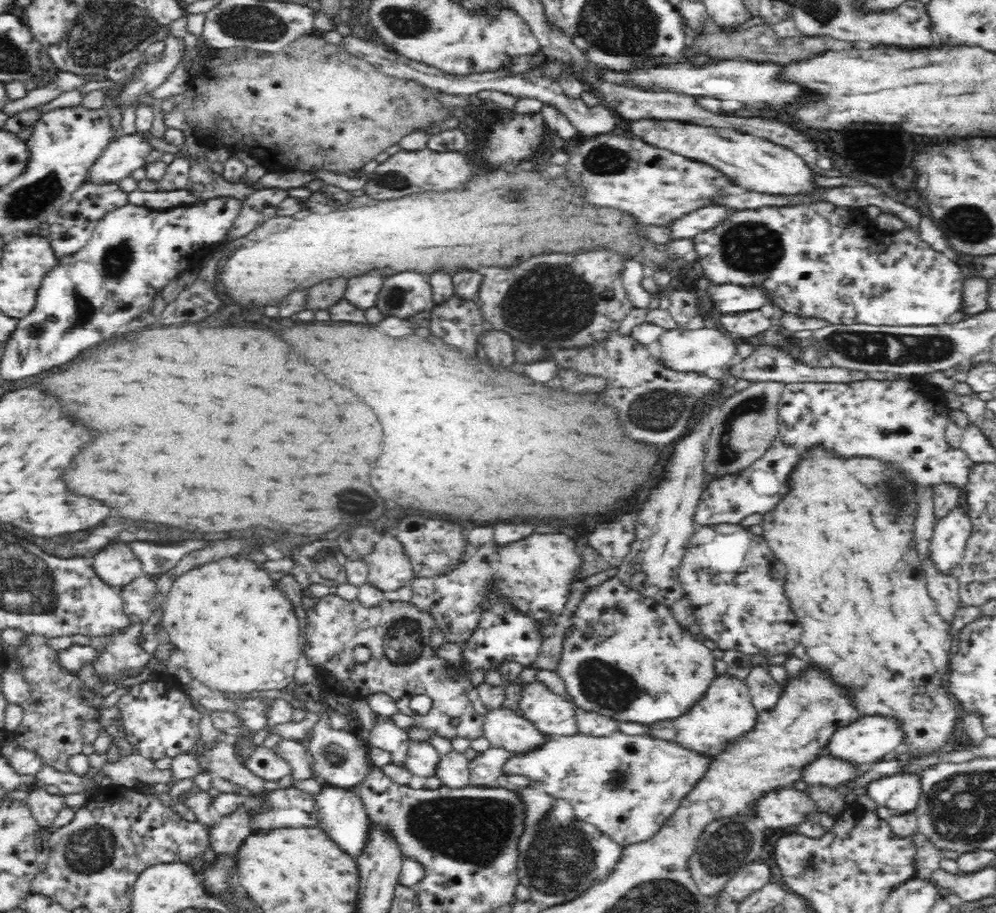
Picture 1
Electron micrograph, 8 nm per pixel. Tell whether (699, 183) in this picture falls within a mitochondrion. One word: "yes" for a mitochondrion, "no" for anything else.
no

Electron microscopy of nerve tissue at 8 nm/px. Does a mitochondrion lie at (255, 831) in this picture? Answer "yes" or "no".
no

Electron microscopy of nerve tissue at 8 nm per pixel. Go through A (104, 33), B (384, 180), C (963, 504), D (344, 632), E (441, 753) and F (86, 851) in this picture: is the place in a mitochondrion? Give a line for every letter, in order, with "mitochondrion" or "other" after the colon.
A: mitochondrion
B: mitochondrion
C: other
D: other
E: other
F: mitochondrion

